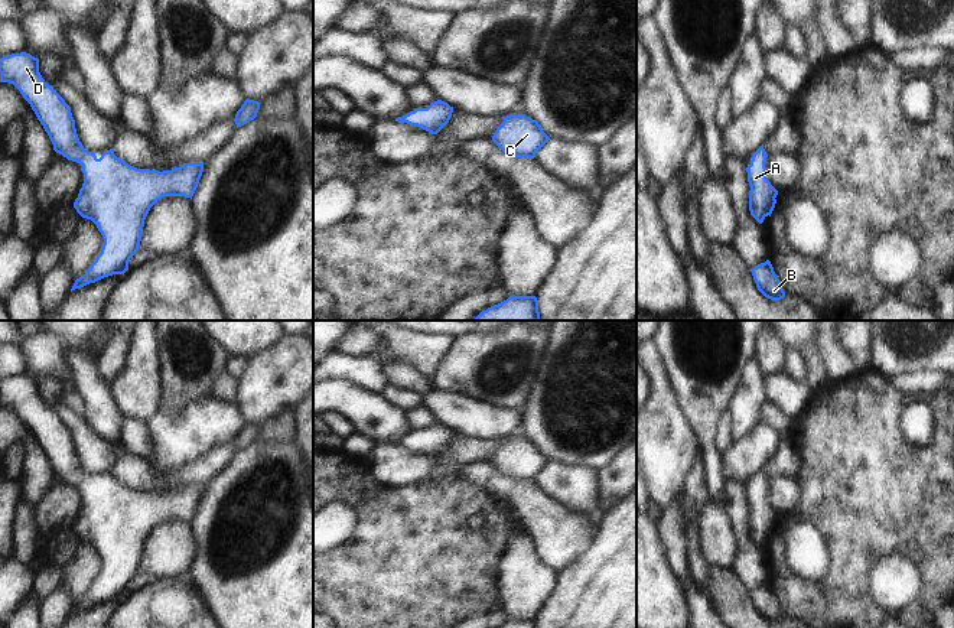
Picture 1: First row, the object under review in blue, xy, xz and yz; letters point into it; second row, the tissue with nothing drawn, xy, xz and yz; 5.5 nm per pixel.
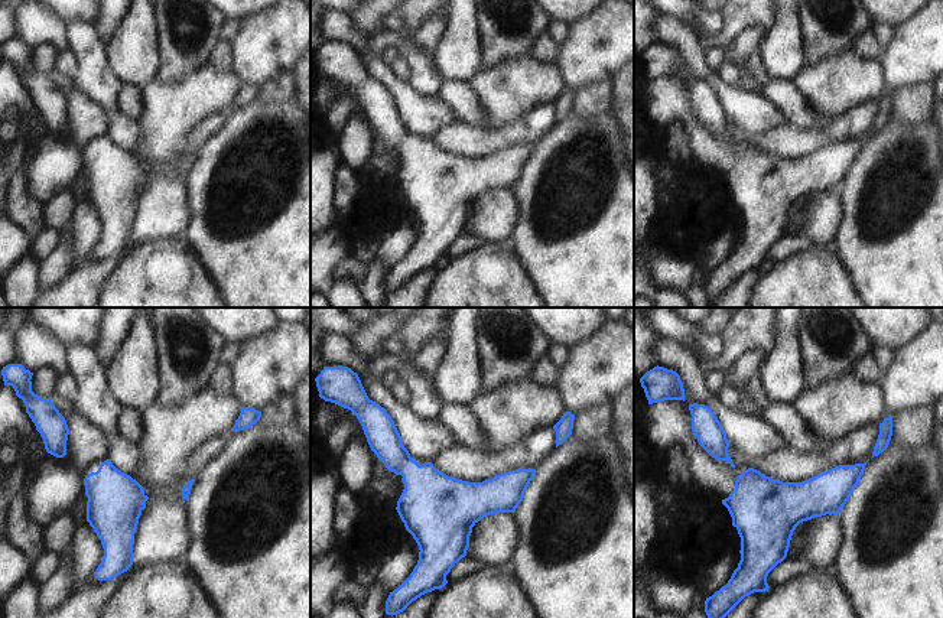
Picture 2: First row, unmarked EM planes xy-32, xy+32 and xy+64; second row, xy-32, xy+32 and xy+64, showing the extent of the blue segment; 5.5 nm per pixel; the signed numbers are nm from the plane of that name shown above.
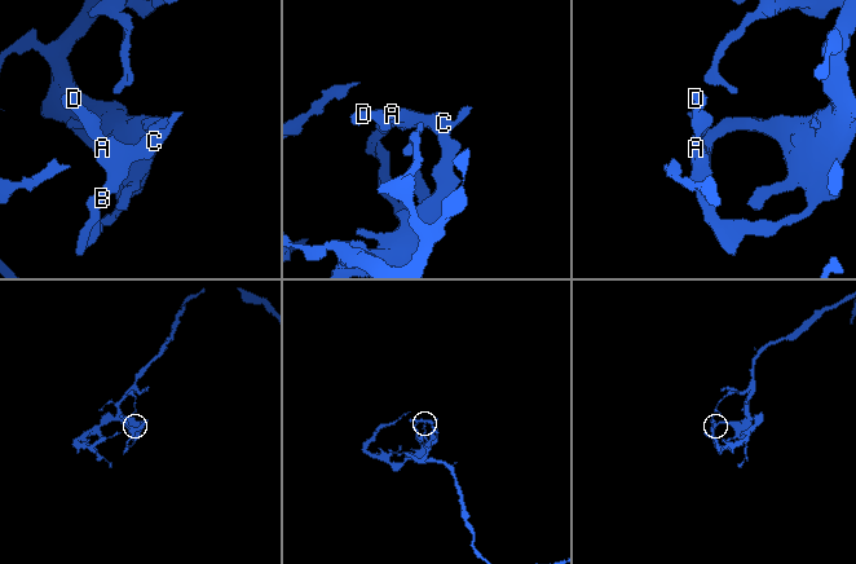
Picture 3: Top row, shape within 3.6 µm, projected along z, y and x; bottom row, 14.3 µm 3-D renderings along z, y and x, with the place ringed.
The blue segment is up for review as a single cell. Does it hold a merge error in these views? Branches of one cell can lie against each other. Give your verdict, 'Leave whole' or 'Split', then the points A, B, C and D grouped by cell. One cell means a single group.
Leave whole. Groups: A B C D.

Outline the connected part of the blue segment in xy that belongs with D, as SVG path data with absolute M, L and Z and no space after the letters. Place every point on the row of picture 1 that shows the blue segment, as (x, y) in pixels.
M30 53L0 58L0 82L13 84L20 91L48 133L53 150L82 166L84 183L74 208L97 225L104 244L71 292L113 274L124 274L130 258L139 251L150 208L165 196L192 199L204 162L159 172L130 166L114 154L114 149L98 159L84 149L71 107L45 82L39 72L39 59Z

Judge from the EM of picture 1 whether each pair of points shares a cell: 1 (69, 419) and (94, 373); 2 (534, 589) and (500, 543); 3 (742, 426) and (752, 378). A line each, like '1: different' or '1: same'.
1: different
2: different
3: same

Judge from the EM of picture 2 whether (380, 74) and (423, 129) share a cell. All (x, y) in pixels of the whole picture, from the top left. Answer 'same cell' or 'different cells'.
same cell

